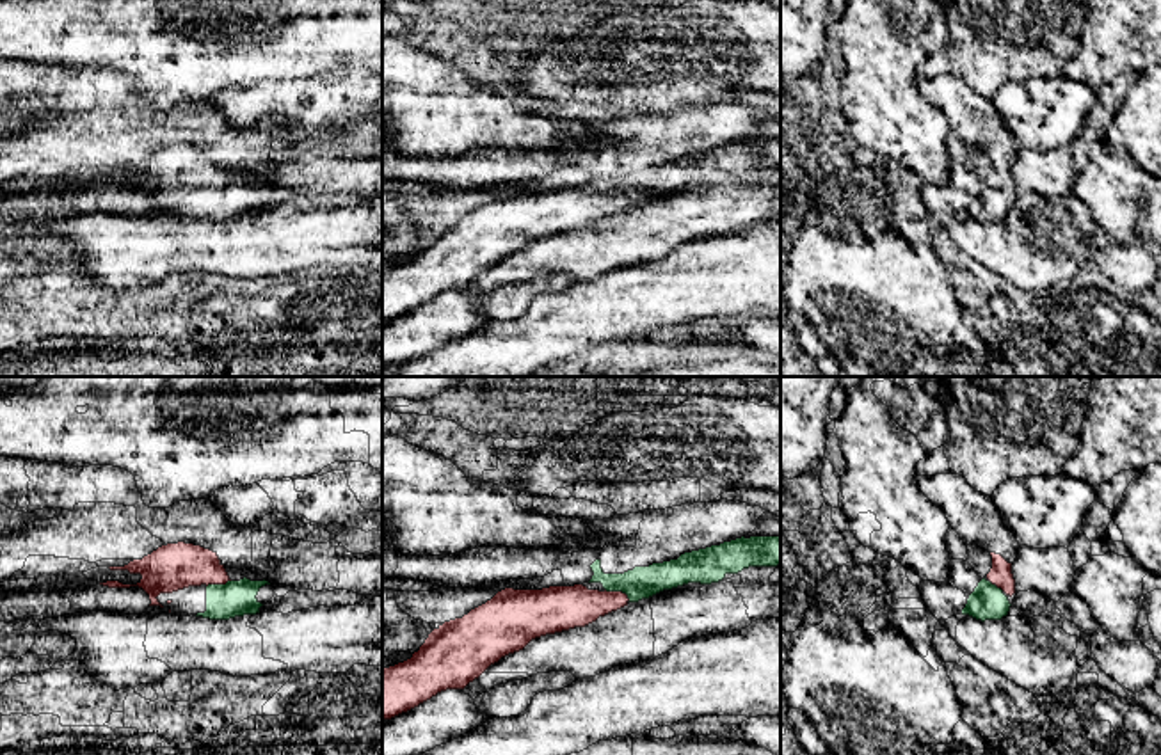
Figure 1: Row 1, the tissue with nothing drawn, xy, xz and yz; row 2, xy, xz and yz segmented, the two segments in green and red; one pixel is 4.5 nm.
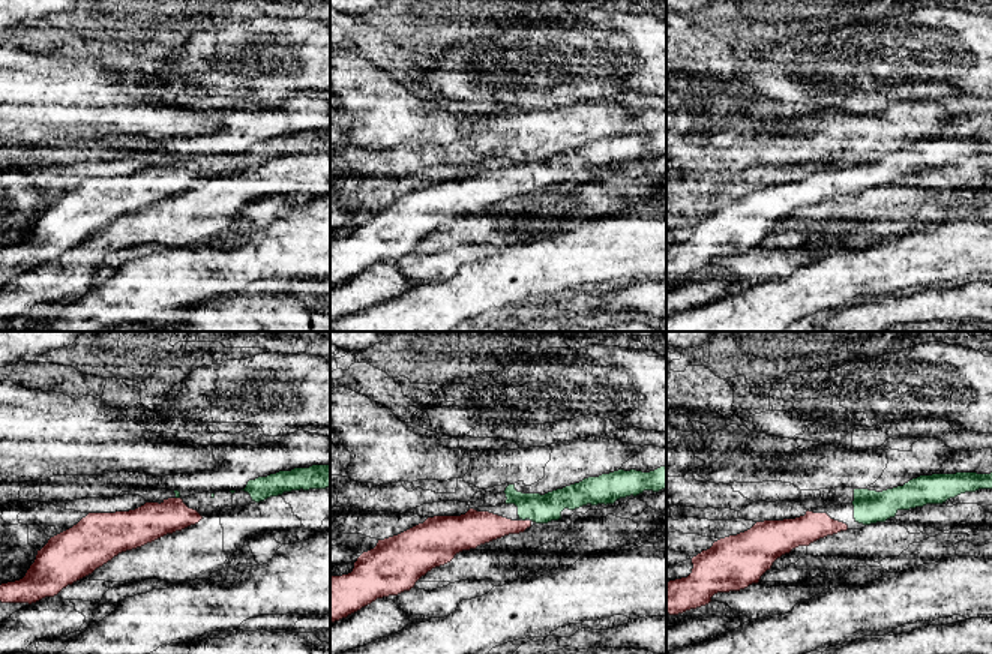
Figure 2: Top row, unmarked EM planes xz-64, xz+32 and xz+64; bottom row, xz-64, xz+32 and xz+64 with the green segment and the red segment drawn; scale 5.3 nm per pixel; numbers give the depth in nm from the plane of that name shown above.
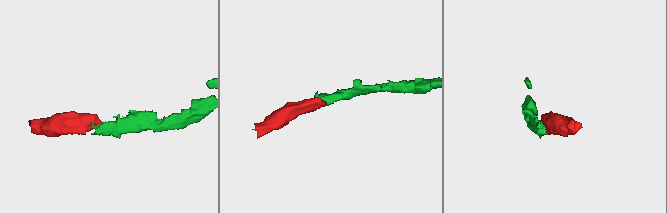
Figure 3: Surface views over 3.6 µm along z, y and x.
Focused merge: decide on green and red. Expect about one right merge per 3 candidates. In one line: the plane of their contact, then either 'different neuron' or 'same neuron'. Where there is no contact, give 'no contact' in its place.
xz | same neuron

